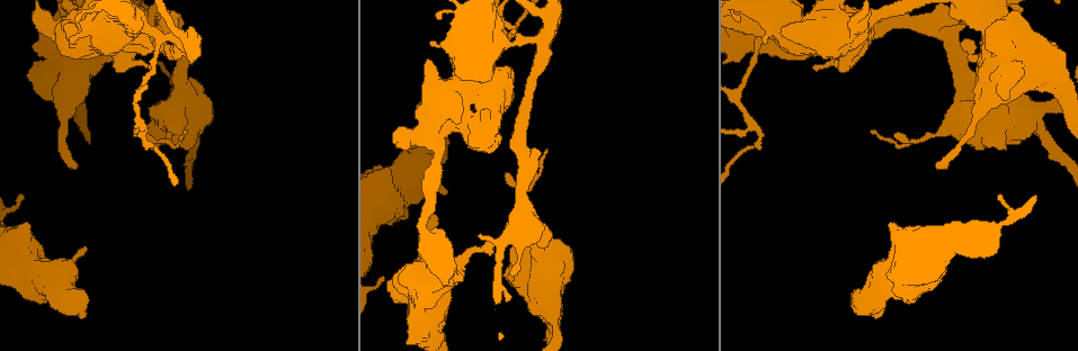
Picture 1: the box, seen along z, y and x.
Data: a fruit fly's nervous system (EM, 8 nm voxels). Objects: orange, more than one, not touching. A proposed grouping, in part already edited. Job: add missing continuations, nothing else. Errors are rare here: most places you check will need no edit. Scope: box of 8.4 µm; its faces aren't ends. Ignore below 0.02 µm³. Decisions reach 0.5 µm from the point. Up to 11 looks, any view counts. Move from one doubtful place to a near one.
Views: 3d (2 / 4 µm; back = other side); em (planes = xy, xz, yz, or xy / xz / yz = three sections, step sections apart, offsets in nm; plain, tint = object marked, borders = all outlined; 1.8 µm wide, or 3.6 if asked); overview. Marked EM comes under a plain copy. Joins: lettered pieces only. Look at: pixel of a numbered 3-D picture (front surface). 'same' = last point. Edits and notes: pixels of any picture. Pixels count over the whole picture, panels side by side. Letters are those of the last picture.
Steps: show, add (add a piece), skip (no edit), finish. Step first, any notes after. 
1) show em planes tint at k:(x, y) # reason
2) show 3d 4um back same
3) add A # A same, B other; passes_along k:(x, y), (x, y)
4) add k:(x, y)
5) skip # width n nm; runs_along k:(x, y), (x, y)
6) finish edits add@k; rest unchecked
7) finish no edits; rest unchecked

show 3d 4um at 1:(1006, 149) # branch stops here

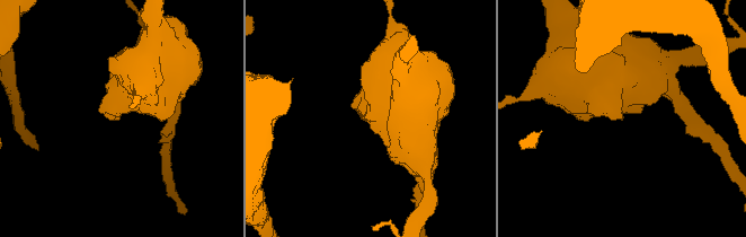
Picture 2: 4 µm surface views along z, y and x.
show em xy step 8 borders at 2:(622, 118)

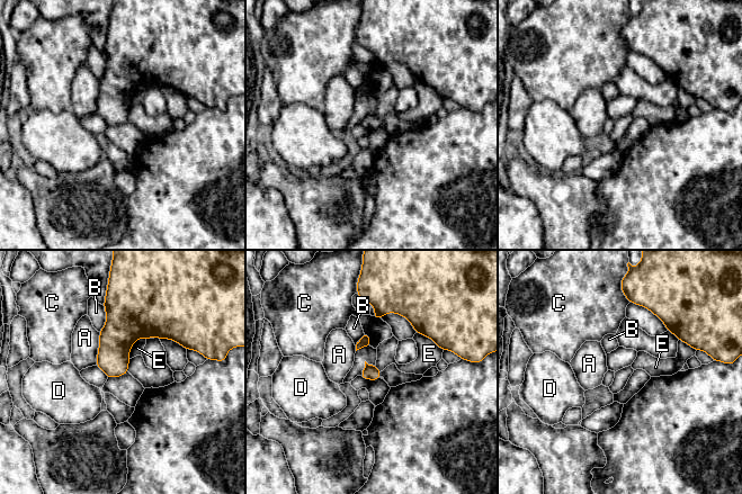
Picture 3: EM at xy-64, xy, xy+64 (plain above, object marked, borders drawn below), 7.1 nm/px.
skip # A other, B other, C other, D other, E other; border 3:(416, 332), (428, 337), (443, 351); none of them fits

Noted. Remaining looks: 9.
show 3d 2um at 1:(512, 272) # free end

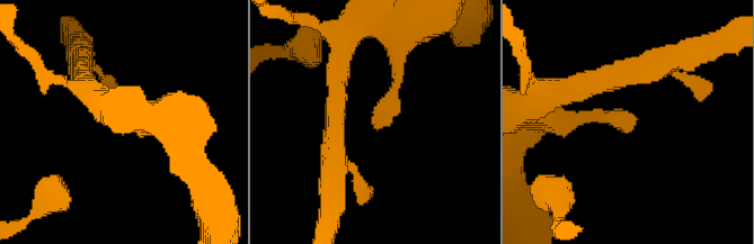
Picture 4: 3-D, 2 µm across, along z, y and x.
show em yz step 16 tint at 4:(636, 119)

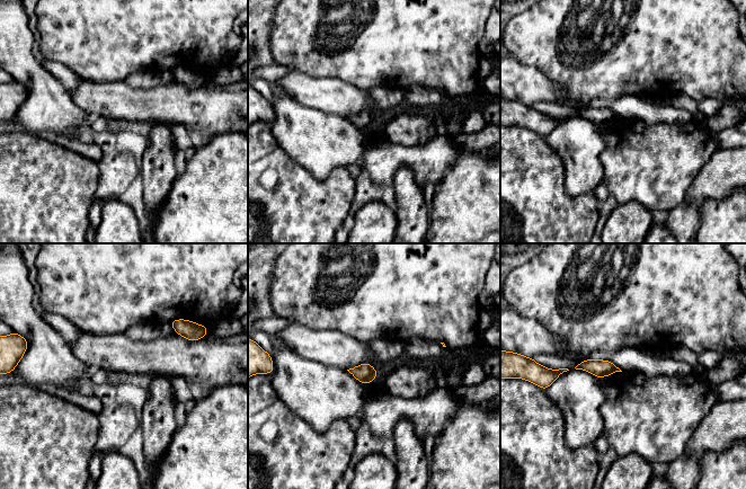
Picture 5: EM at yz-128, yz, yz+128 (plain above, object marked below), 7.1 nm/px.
show em planes borders same

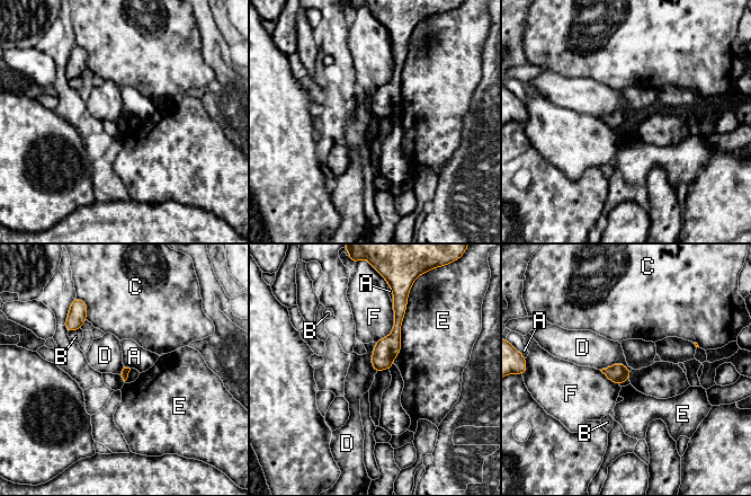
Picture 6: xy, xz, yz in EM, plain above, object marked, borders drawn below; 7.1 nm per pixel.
skip # A other, B other, C other, D other, E other, F other; runs_along 6:(399, 307), (395, 336), (377, 368); no lettered piece goes on from it

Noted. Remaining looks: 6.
show em 3.6um planes borders at 1:(424, 284) # sudden change in width

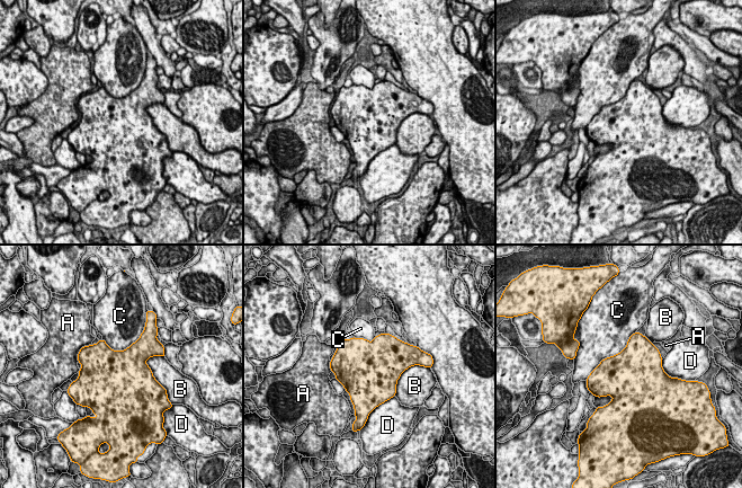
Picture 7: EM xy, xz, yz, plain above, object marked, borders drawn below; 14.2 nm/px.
skip # longest_contact C 950 nm; A other, B other, C other, D other; border 7:(633, 334), (586, 381); no lettered piece goes on from it

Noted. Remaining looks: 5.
show 3d 4um at 1:(487, 50) # a narrow waist

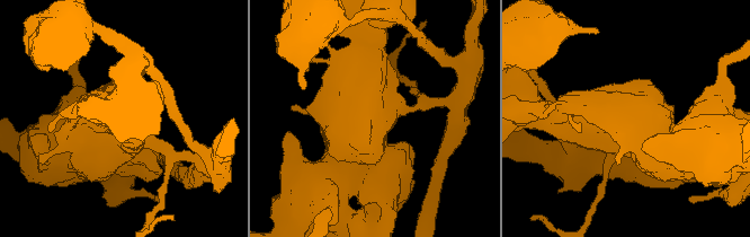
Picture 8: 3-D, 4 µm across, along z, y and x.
show em planes tint at 8:(376, 118)

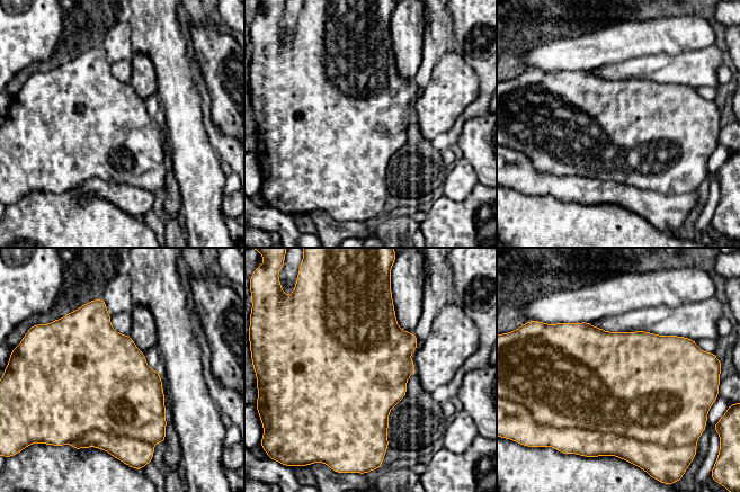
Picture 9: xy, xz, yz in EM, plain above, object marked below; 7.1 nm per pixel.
show em planes borders same # see the neighbours

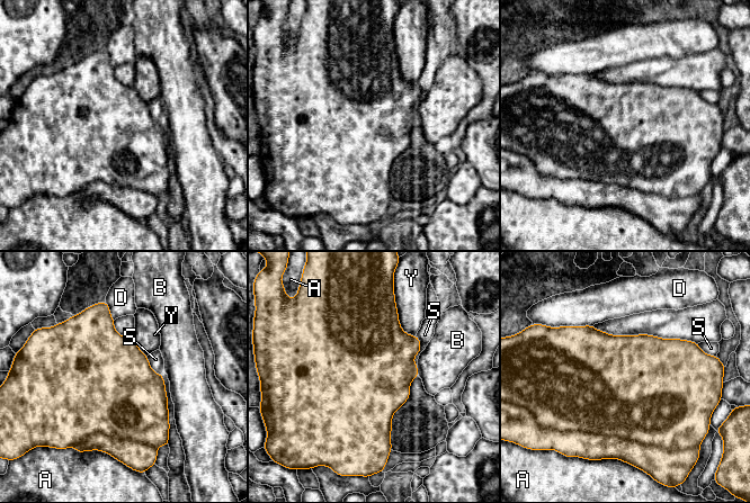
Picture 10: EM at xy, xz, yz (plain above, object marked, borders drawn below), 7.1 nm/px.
skip # width 750 nm; A other, B other, D other, S other, Y other; none of them fits

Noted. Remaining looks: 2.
finish no edits; rest unchecked

